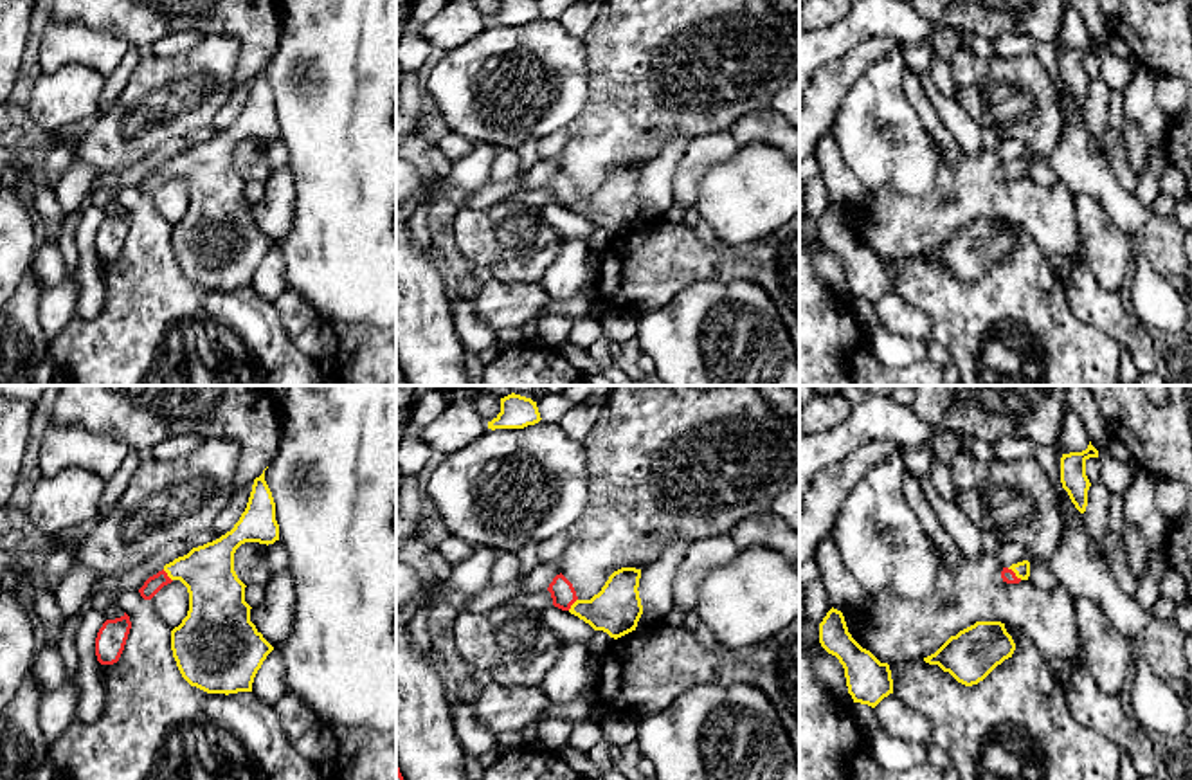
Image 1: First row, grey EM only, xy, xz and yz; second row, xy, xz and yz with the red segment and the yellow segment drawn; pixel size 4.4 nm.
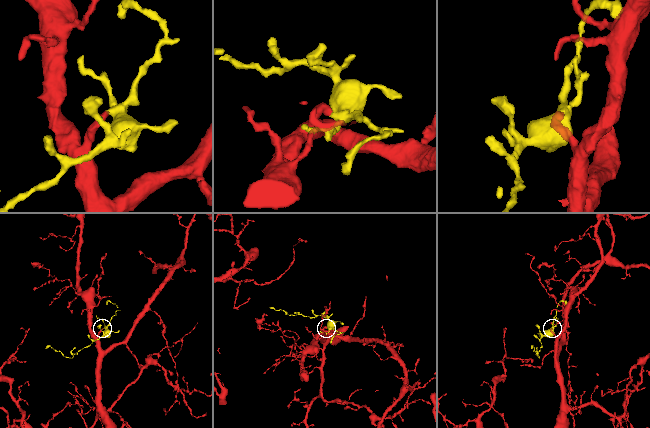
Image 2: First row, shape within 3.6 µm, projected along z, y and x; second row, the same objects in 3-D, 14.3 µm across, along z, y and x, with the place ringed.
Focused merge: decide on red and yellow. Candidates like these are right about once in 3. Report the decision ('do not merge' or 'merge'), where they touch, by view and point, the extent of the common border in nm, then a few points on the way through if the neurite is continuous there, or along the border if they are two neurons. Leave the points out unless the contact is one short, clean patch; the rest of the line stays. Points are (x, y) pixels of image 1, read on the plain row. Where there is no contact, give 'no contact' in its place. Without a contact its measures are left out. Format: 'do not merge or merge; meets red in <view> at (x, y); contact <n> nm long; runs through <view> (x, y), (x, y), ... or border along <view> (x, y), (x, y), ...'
merge; meets red in yz at (1014, 170); contact 90 nm long; runs through yz (1007, 172), (1014, 170), (1021, 166)

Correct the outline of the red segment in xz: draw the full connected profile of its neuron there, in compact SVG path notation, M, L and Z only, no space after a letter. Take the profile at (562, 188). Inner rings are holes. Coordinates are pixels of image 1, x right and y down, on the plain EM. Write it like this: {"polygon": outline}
{"polygon": "M621 164L609 173L598 191L591 196L580 196L573 180L560 169L553 175L547 187L555 204L569 207L594 227L603 227L618 236L636 227L643 211L637 187L639 175L641 166Z"}

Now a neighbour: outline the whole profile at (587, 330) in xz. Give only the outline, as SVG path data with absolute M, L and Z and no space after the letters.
M591 315L574 319L573 328L569 331L569 342L574 346L587 349L598 339L603 339L603 322L601 319L594 319Z

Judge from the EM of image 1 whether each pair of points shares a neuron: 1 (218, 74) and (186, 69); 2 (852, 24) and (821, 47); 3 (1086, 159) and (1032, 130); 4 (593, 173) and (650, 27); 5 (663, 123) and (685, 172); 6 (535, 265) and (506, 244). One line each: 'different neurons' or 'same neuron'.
1: same neuron
2: same neuron
3: different neurons
4: same neuron
5: different neurons
6: different neurons

